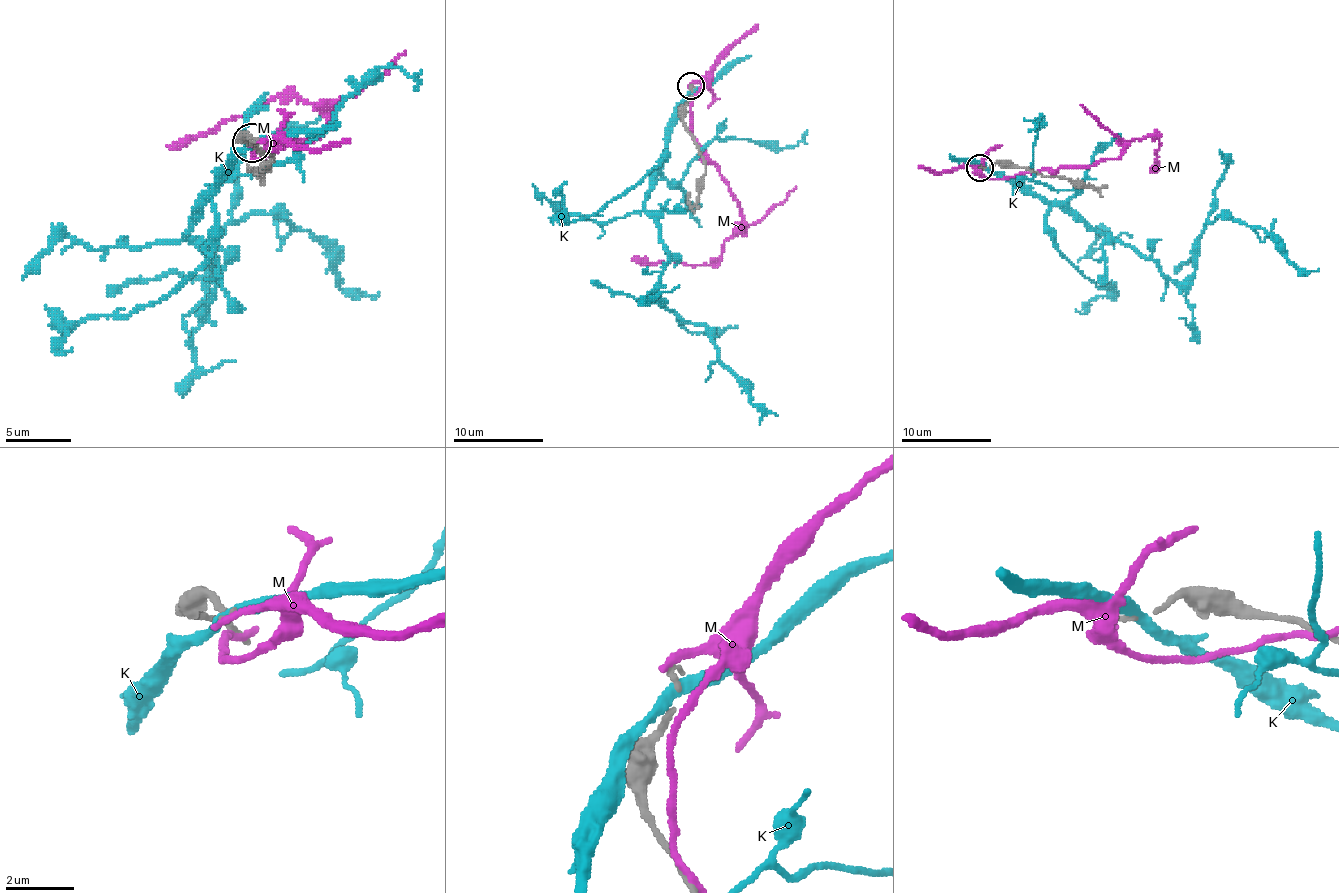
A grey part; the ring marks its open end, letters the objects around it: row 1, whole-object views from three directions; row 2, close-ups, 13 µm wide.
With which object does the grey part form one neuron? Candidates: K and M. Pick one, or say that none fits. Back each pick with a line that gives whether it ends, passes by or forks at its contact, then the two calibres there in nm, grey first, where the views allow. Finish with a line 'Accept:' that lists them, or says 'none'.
Accept: none

